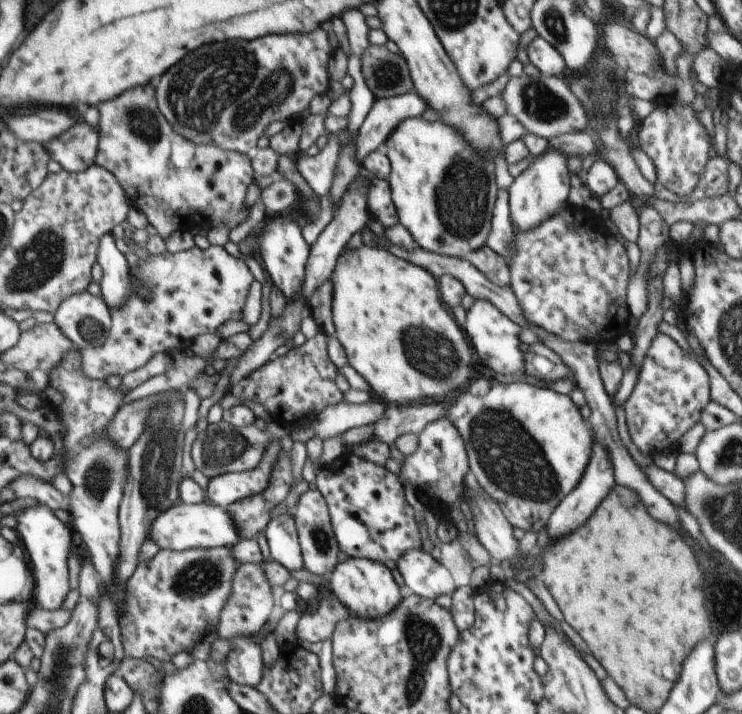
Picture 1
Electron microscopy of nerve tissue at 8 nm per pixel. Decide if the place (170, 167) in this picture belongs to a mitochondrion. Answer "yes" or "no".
no

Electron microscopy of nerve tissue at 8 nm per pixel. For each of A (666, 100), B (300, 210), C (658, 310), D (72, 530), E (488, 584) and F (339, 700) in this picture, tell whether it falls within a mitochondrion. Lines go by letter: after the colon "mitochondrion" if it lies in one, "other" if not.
A: other
B: other
C: other
D: other
E: other
F: other

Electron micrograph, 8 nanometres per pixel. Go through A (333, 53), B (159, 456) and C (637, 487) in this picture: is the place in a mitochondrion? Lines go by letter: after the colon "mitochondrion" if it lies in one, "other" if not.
A: other
B: mitochondrion
C: other

